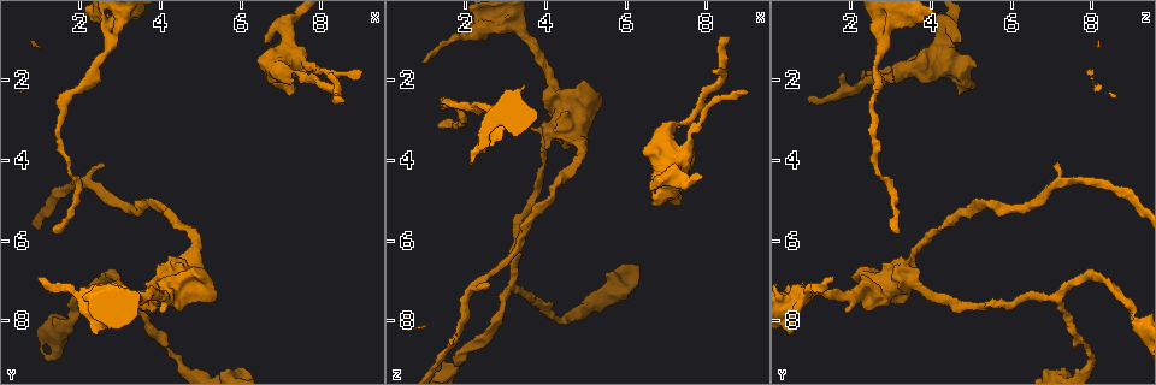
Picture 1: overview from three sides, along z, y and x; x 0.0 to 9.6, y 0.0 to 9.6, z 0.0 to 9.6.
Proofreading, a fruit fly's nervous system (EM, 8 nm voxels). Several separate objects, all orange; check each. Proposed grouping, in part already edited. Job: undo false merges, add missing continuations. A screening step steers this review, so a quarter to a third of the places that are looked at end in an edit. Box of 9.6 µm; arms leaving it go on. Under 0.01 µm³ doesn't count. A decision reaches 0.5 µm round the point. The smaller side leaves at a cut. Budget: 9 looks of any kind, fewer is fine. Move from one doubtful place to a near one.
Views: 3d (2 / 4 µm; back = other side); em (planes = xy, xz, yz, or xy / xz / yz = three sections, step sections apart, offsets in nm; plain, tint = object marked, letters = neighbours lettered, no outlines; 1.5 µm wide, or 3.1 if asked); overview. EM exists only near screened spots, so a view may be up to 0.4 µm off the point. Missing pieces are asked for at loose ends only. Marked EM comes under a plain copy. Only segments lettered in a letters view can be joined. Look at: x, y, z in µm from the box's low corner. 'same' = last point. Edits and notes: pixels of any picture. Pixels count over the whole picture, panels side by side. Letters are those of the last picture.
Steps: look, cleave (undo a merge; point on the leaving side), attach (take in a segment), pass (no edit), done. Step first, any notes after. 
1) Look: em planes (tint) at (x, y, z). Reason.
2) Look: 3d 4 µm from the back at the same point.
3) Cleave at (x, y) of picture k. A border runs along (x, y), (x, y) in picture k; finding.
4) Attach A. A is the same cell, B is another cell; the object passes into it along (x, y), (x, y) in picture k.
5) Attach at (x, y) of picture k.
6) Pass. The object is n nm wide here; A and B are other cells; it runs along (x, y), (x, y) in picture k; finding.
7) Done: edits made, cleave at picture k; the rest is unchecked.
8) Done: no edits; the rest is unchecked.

Look: 3d 2 µm at (4.15, 8.65, 7.90). A narrow waist.

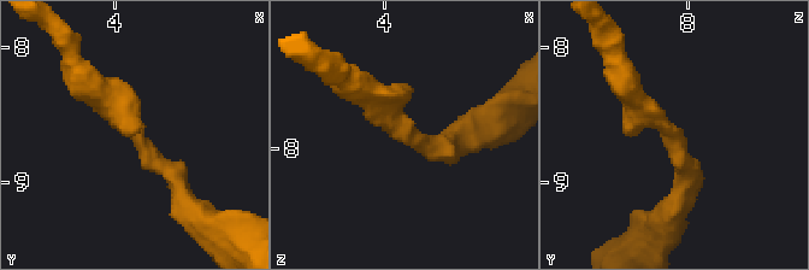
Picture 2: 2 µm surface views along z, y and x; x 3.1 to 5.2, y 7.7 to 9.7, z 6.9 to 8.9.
Look: em xz step 8 (letters) at (4.16, 8.68, 7.84). Shape alone is not enough.

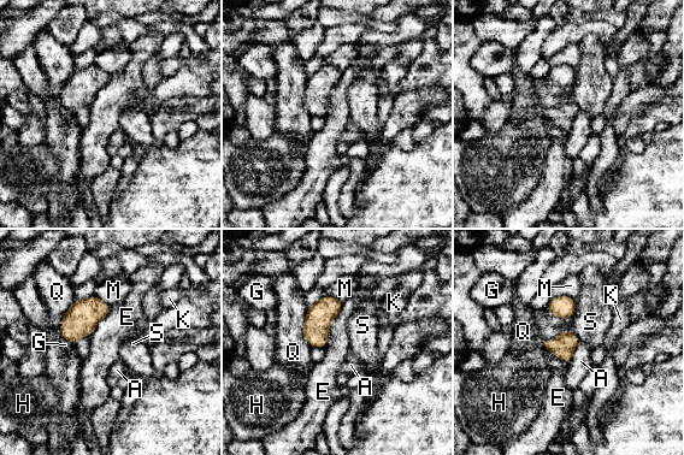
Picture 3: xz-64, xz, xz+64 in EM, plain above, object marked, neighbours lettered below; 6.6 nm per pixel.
Pass. The object is 160 nm wide here; A, E, G, H, K, M, Q and S are other cells; all the same cell.

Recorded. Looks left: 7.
Look: em xy step 8 (tint) at (1.80, 7.90, 9.05). Thin neck.

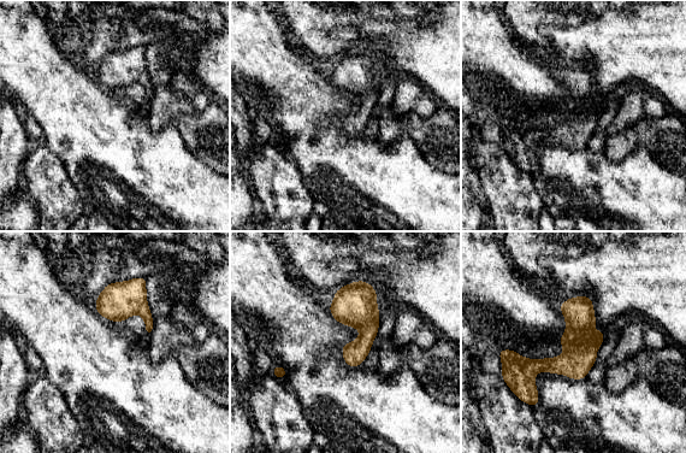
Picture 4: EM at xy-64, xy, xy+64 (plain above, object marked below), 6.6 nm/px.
Look: em planes (tint) at the same point. Another direction.

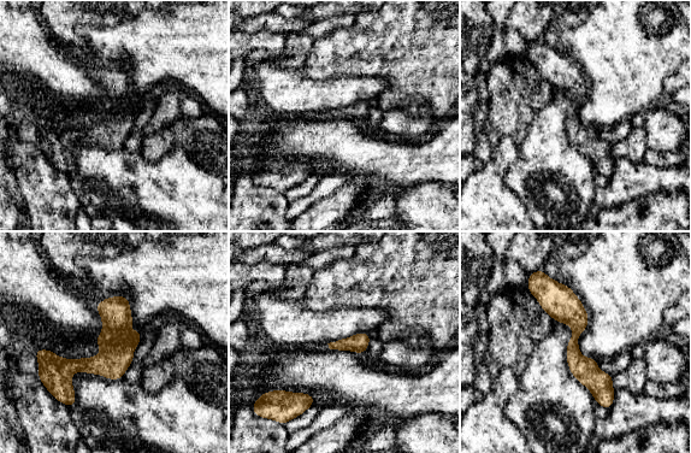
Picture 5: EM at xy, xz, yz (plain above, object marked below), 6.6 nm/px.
Look: em planes (letters) at the same point. What lies round it.

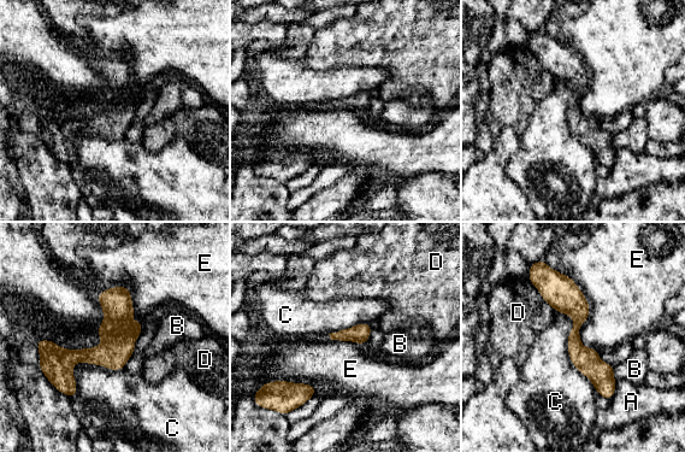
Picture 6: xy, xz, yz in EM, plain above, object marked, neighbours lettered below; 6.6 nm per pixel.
Pass. A, B, C, D and E are other cells; a border runs along (98, 293), (125, 286), (142, 323) in picture 6; all the same cell.

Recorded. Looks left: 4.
Look: em xz step 4 (tint) at (2.65, 4.05, 7.15).

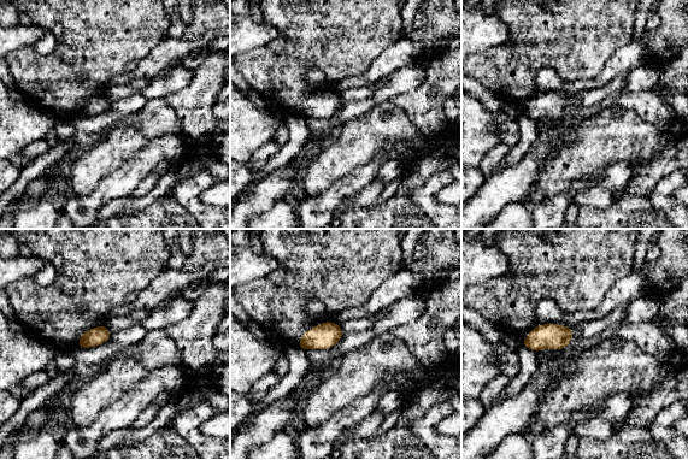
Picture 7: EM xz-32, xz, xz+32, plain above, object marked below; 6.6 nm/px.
Look: em planes (letters) at the same point.

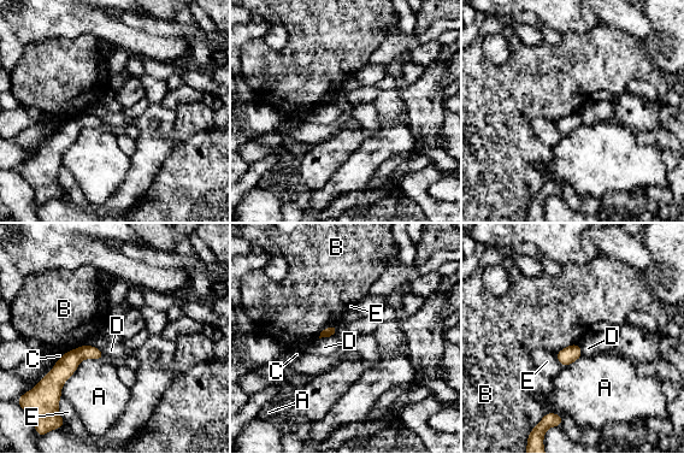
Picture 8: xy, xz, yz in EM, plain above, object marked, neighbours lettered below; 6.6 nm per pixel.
Pass. A, B, C, D and E are other cells; a border runs along (86, 343), (96, 347), (105, 357) in picture 8; none of them fits.

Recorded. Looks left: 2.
Look: em planes (tint) at (9.05, 1.80, 2.25). Free end.

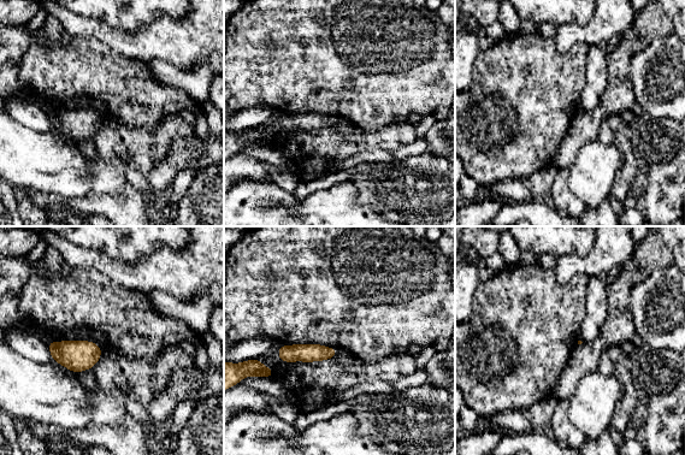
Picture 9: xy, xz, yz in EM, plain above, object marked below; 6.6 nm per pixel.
Look: em planes (letters) at the same point.

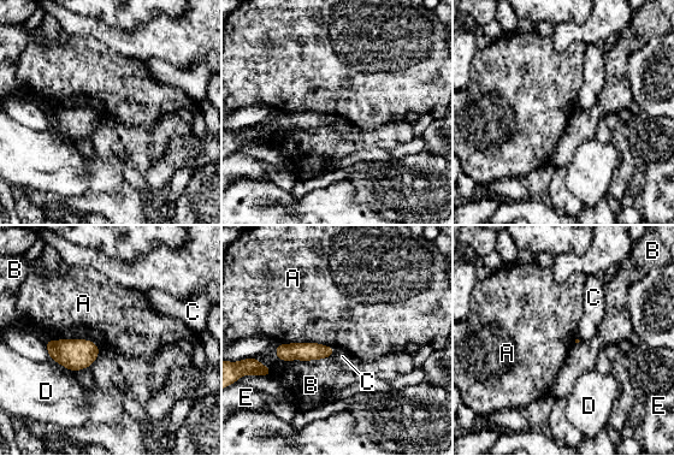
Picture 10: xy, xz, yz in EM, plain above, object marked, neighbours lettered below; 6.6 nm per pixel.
Pass. A, B, C, D and E are other cells; it runs along (330, 350), (283, 351), (278, 354) in picture 10; no lettered segment goes on from it.

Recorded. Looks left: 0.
Done: no edits; the rest is unchecked.

